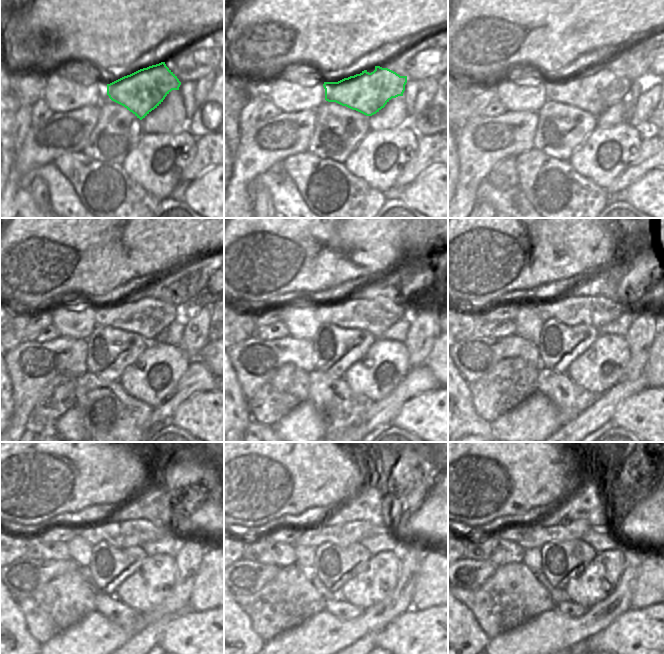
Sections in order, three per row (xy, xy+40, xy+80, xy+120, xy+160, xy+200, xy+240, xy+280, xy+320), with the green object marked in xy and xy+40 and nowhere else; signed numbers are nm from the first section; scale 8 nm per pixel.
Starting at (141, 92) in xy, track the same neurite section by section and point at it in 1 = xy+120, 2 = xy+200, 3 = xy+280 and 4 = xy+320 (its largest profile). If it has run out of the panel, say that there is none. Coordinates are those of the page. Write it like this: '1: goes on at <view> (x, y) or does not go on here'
1: goes on at xy+120 (147, 317)
2: goes on at xy+200 (596, 311)
3: goes on at xy+280 (345, 534)
4: goes on at xy+320 (574, 530)

